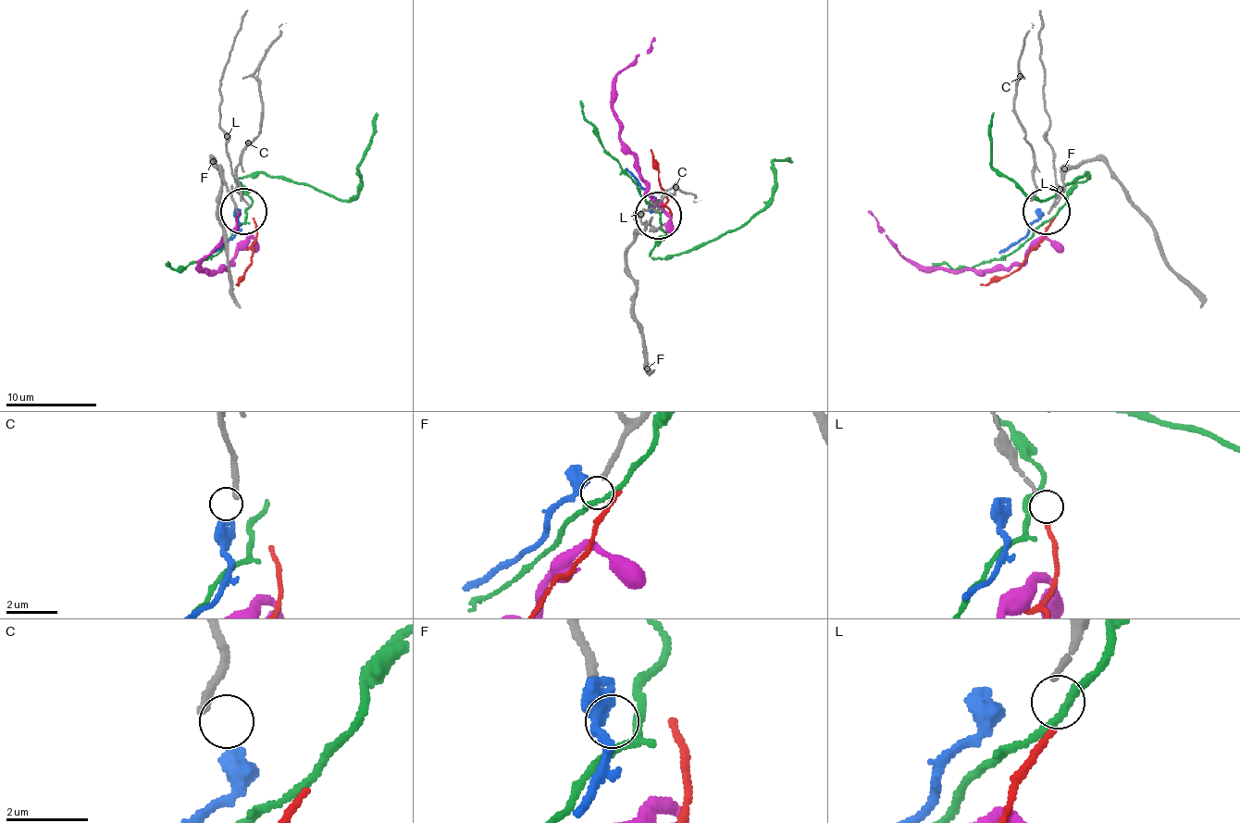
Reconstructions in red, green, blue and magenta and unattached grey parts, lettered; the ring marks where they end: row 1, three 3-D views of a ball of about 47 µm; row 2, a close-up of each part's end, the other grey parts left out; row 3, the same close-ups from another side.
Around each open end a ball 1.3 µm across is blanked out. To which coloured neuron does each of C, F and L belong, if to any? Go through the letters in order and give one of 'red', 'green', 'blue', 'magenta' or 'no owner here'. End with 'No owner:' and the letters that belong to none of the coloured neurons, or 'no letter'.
C: blue
F: no owner here
L: red
No owner: F

